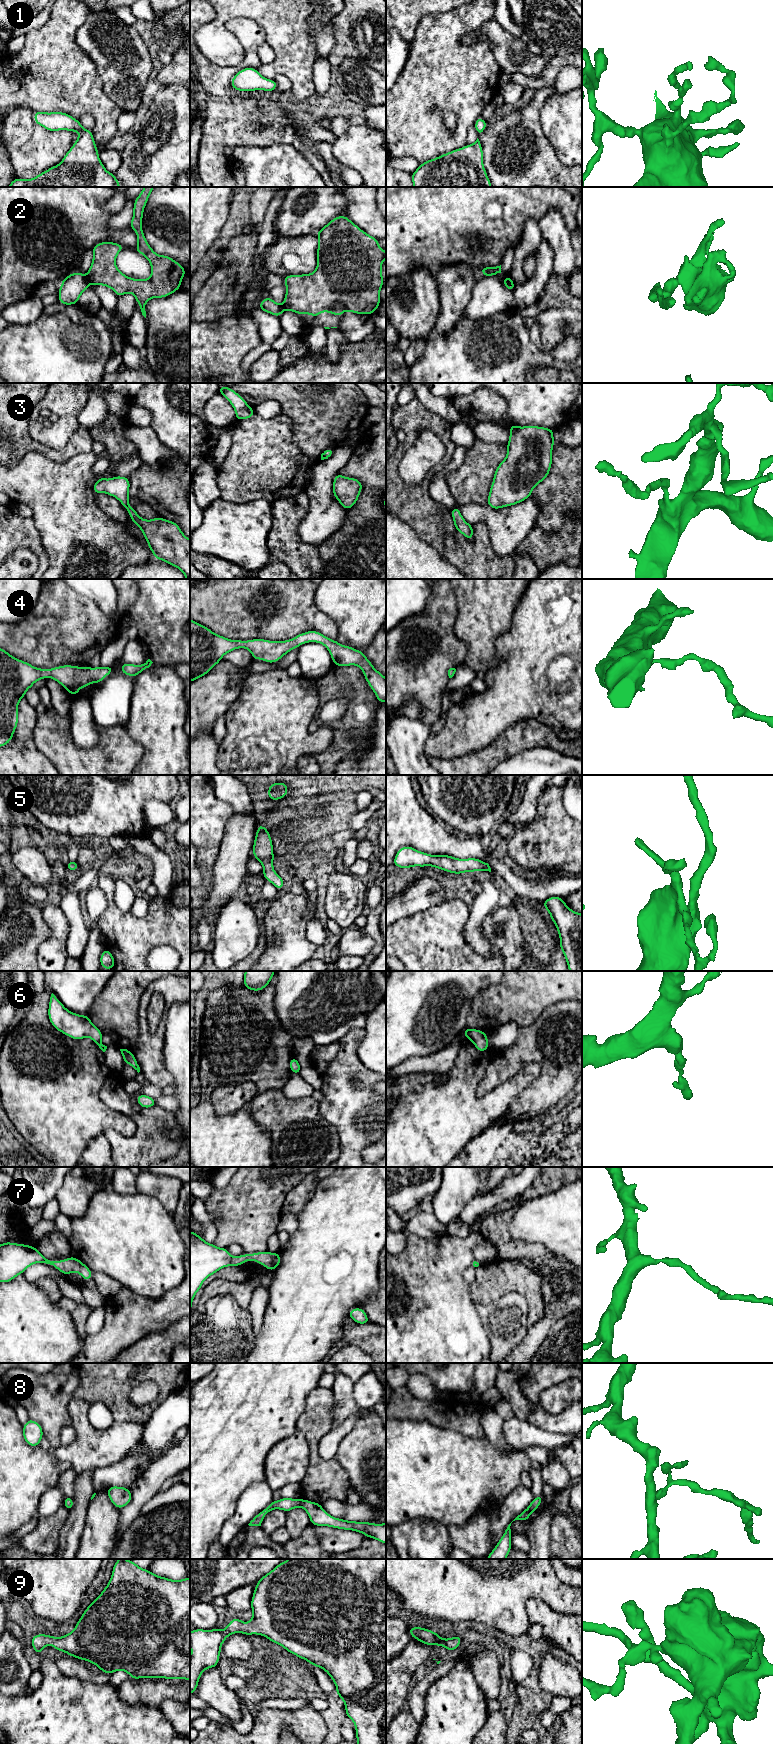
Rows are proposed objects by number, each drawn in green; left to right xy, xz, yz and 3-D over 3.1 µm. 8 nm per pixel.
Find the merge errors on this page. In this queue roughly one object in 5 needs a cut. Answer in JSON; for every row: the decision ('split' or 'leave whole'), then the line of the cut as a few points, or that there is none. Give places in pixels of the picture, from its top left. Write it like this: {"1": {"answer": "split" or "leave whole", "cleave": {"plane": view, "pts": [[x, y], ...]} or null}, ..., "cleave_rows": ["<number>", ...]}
{"1": {"answer": "leave whole", "cleave": null}, "2": {"answer": "split", "cleave": {"plane": "xy", "pts": [[85, 276], [89, 283]]}}, "3": {"answer": "leave whole", "cleave": null}, "4": {"answer": "leave whole", "cleave": null}, "5": {"answer": "leave whole", "cleave": null}, "6": {"answer": "leave whole", "cleave": null}, "7": {"answer": "leave whole", "cleave": null}, "8": {"answer": "leave whole", "cleave": null}, "9": {"answer": "leave whole", "cleave": null}, "cleave_rows": ["2"]}

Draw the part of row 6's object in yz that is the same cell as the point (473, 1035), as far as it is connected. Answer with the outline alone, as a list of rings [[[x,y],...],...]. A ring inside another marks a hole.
[[[466,1028],[463,1035],[475,1045],[479,1052],[484,1052],[489,1048],[487,1033],[478,1029]]]

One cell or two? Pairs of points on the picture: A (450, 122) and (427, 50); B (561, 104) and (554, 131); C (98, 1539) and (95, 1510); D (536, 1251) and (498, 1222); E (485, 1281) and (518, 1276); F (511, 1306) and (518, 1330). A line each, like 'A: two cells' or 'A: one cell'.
A: two cells
B: one cell
C: one cell
D: one cell
E: one cell
F: one cell

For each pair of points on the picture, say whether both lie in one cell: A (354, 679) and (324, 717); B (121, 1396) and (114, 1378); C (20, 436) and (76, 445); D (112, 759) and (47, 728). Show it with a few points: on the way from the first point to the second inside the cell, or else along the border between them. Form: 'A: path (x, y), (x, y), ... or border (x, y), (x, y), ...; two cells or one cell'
A: border (350, 694), (352, 697), (351, 705), (337, 720); two cells
B: path (117, 1392), (114, 1389), (114, 1382); one cell
C: path (34, 446), (50, 453), (62, 453); one cell
D: path (96, 759), (78, 759), (63, 744); one cell

